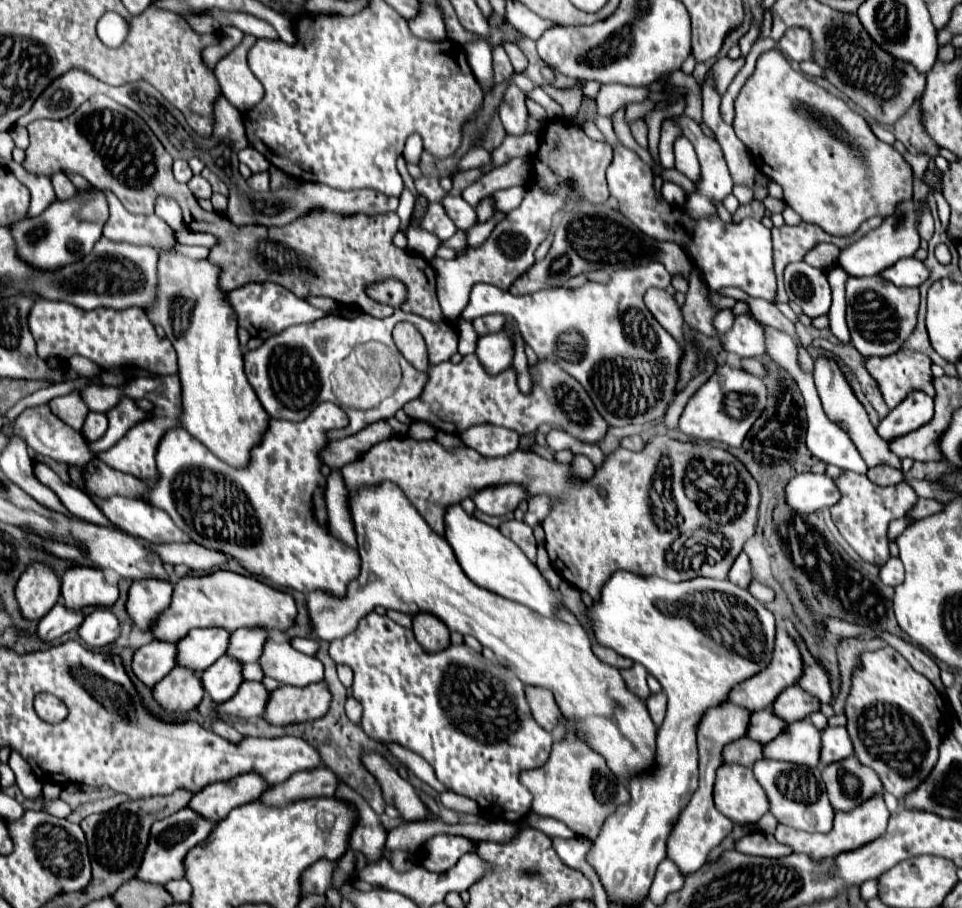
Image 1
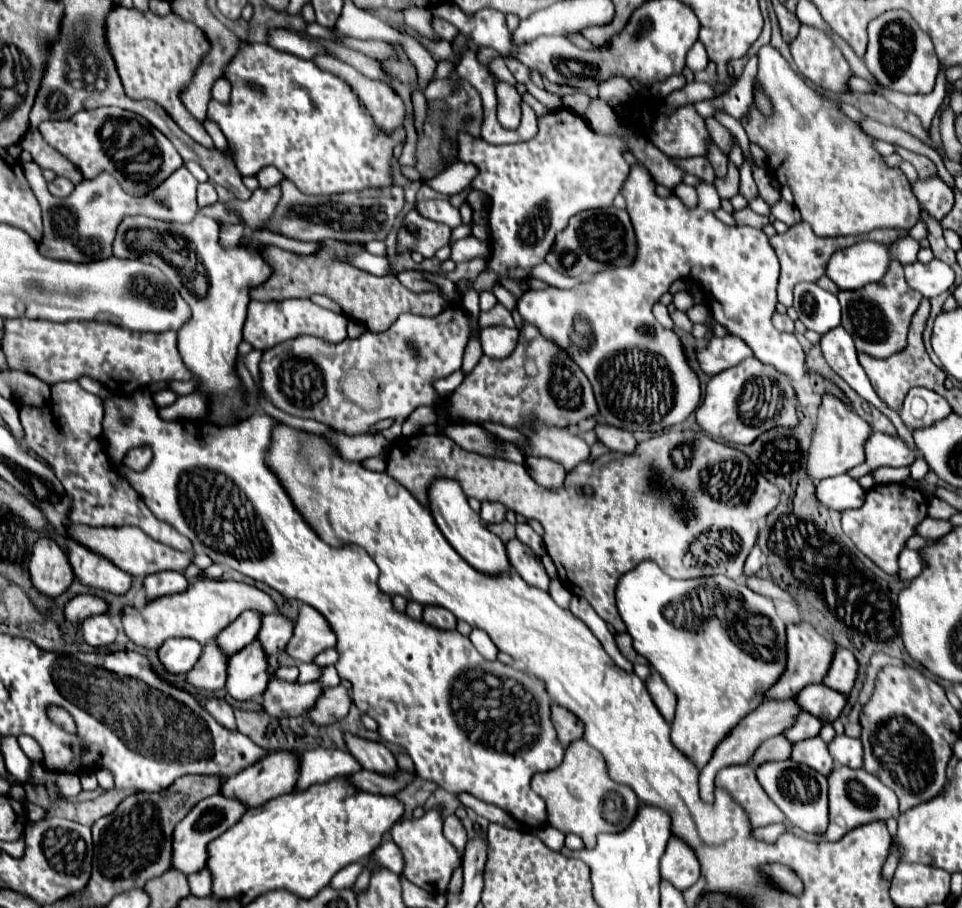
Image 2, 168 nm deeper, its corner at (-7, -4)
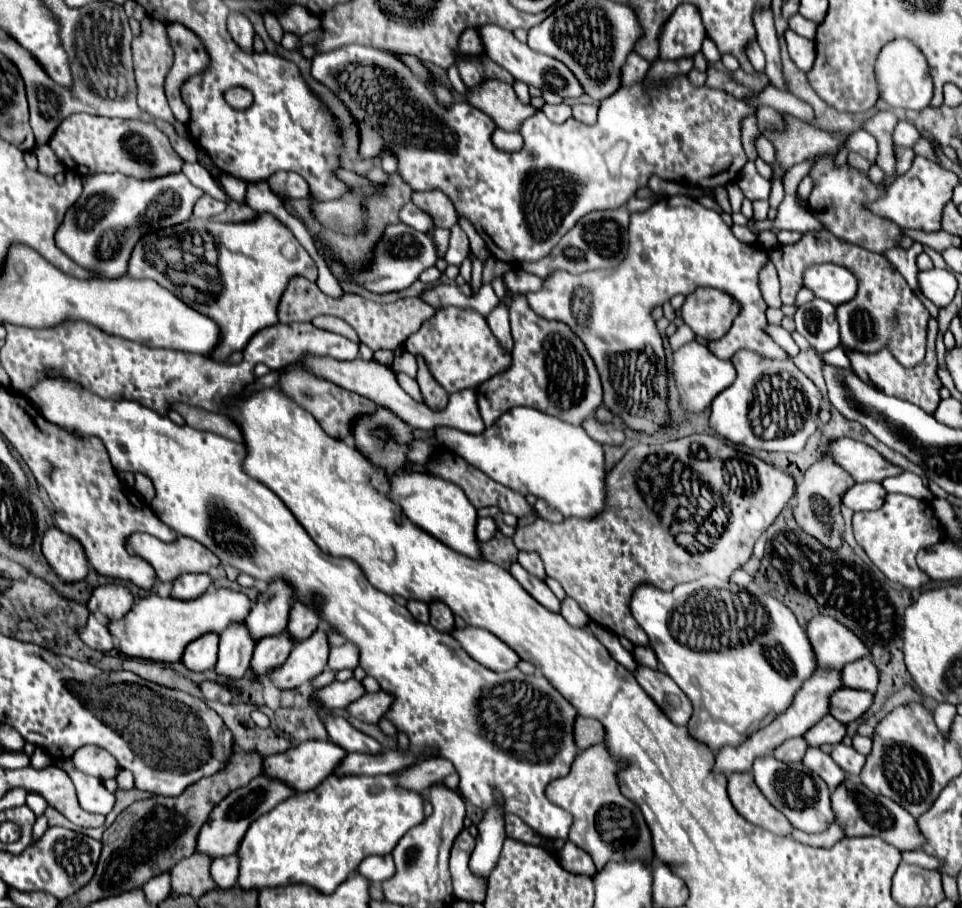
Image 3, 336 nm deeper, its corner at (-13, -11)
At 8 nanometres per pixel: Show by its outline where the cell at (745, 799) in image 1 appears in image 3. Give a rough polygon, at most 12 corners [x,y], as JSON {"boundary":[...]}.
{"boundary":[[749,772],[729,774],[741,816],[779,836],[791,822],[769,804]]}

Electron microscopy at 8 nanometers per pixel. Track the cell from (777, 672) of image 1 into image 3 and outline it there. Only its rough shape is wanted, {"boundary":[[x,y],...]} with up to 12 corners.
{"boundary":[[815,616],[805,634],[821,670],[843,670],[869,654],[831,616]]}

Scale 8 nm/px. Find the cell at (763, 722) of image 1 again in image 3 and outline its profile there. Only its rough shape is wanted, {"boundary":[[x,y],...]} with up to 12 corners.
{"boundary":[[827,714],[803,738],[809,746],[837,744],[845,726]]}

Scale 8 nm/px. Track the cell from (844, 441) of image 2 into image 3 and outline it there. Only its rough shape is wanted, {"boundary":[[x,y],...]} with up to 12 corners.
{"boundary":[[823,448],[797,484],[795,520],[841,544],[841,496],[855,484]]}

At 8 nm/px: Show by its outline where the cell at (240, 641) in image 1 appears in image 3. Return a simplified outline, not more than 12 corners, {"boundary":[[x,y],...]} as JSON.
{"boundary":[[295,602],[287,634],[301,642],[315,632],[321,618],[315,606]]}

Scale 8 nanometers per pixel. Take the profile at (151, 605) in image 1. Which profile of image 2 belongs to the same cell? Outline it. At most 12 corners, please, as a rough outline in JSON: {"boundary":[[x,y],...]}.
{"boundary":[[179,571],[145,579],[147,599],[183,593],[189,581]]}

